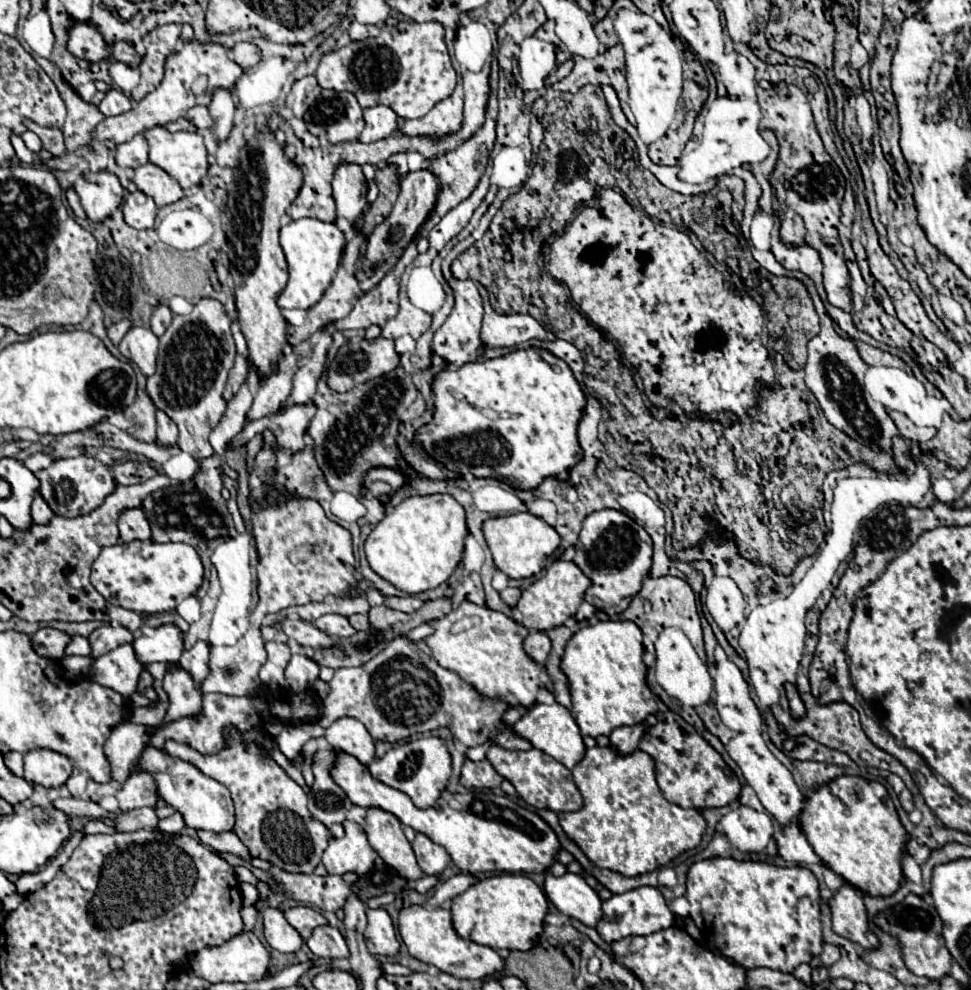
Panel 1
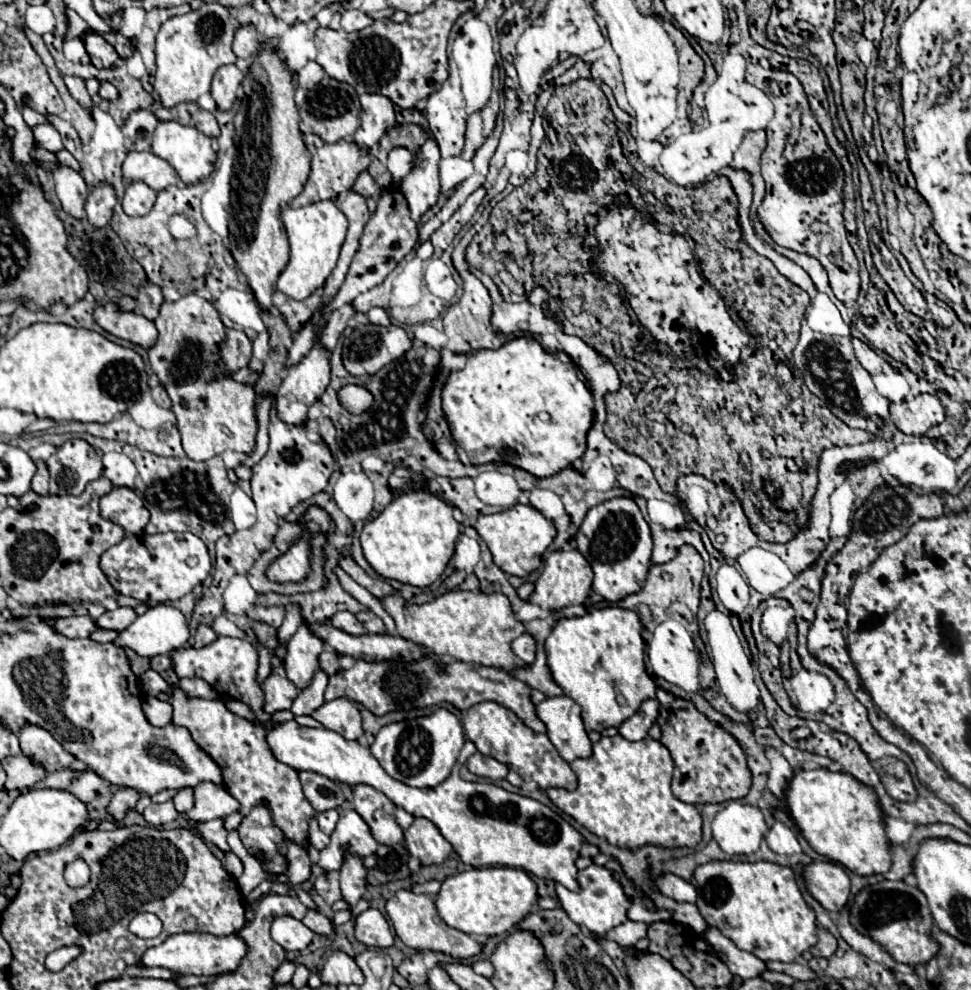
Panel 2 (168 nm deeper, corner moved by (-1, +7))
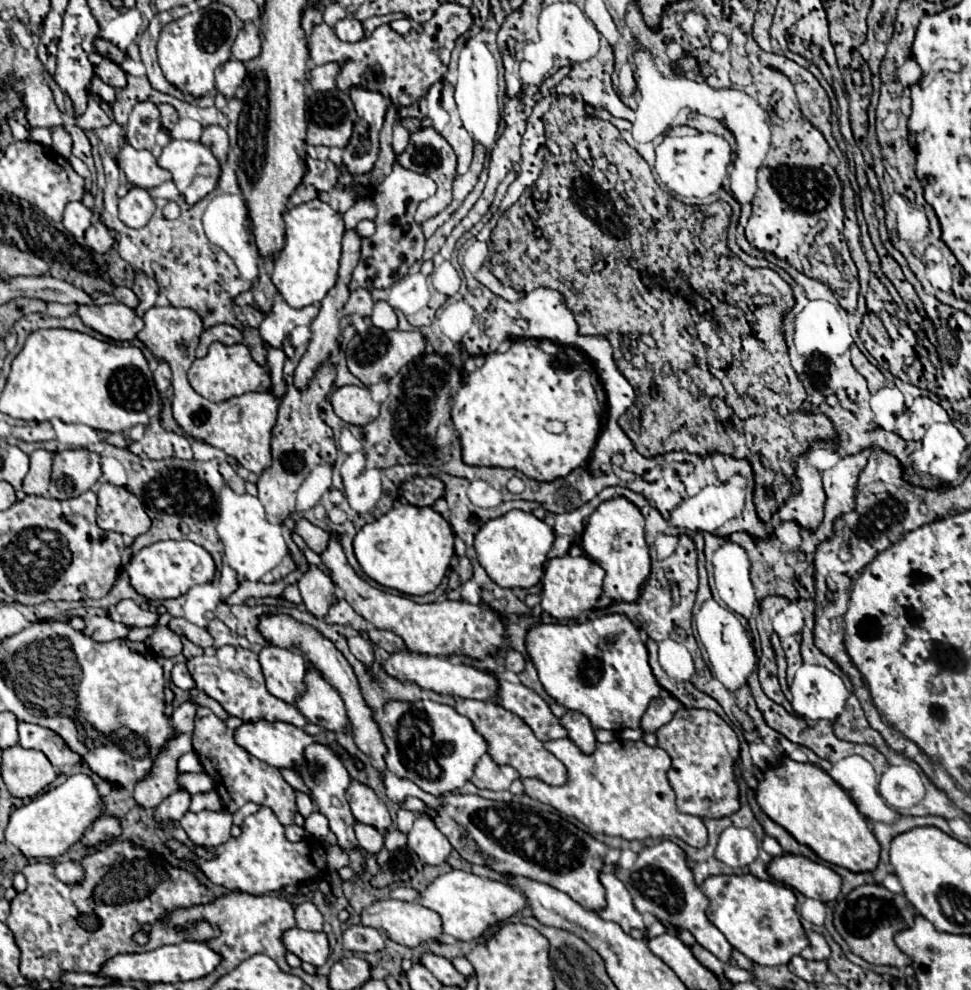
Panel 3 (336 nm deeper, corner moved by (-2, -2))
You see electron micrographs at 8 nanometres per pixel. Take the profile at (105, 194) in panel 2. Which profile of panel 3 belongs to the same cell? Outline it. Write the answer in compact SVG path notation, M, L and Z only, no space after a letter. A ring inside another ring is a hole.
M95 214L93 224L87 228L85 240L87 240L87 246L93 248L95 252L107 252L113 246L113 242L115 242L113 236L109 234L109 228L103 224L99 214Z

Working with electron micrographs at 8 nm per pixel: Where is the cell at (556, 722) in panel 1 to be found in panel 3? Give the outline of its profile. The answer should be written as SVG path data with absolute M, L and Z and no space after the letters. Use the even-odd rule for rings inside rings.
M567 710L559 720L561 720L561 726L567 730L567 738L573 740L575 746L583 754L593 754L597 740L595 740L595 734L593 734L589 720L583 714L571 712L571 710Z

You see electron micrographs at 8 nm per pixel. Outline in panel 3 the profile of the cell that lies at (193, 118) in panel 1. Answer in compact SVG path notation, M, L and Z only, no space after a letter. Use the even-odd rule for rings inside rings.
M207 126L207 128L203 128L201 142L211 148L211 152L217 156L219 162L225 162L227 150L229 150L229 140L227 140L227 132L221 126Z

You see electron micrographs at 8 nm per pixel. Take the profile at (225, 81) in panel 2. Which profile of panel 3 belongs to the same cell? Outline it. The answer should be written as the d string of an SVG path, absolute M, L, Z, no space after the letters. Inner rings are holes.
M237 60L225 62L215 72L217 92L223 94L227 100L231 100L235 96L235 90L243 84L243 78L245 78L245 66L243 66L243 62L237 62Z

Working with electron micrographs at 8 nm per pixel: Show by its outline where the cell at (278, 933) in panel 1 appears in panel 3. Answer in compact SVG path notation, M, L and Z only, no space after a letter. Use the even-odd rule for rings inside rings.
M291 928L283 934L283 946L299 956L303 962L313 964L315 968L323 966L329 958L329 942L323 932L305 932L301 928Z

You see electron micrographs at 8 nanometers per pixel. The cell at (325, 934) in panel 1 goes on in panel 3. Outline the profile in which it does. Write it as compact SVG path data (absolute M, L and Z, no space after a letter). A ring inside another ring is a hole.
M303 902L295 906L295 920L301 930L309 930L309 932L323 930L323 916L311 902Z

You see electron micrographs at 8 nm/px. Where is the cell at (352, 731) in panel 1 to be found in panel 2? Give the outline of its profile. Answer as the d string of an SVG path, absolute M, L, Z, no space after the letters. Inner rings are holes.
M332 699L324 701L312 717L320 721L326 729L332 729L340 733L344 739L360 739L364 735L362 731L362 719L358 707L348 699Z

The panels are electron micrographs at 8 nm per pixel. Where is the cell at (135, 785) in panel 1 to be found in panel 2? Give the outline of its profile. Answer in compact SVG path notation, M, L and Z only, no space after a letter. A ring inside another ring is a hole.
M120 787L120 789L114 793L112 801L108 803L106 813L108 813L110 817L114 817L116 821L122 821L122 819L126 817L126 813L128 813L130 809L134 809L134 805L136 805L138 797L140 797L140 793L138 793L136 789Z

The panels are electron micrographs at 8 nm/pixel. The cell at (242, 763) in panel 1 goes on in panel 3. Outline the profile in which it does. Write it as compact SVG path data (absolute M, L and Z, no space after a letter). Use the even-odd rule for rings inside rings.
M199 706L195 716L195 730L193 730L193 748L197 758L201 760L205 772L211 776L217 794L223 800L227 812L235 814L247 802L257 802L261 806L269 806L283 826L295 824L297 804L295 804L295 790L283 780L281 772L255 756L251 756L245 748L235 742L235 732L225 726L209 708Z

